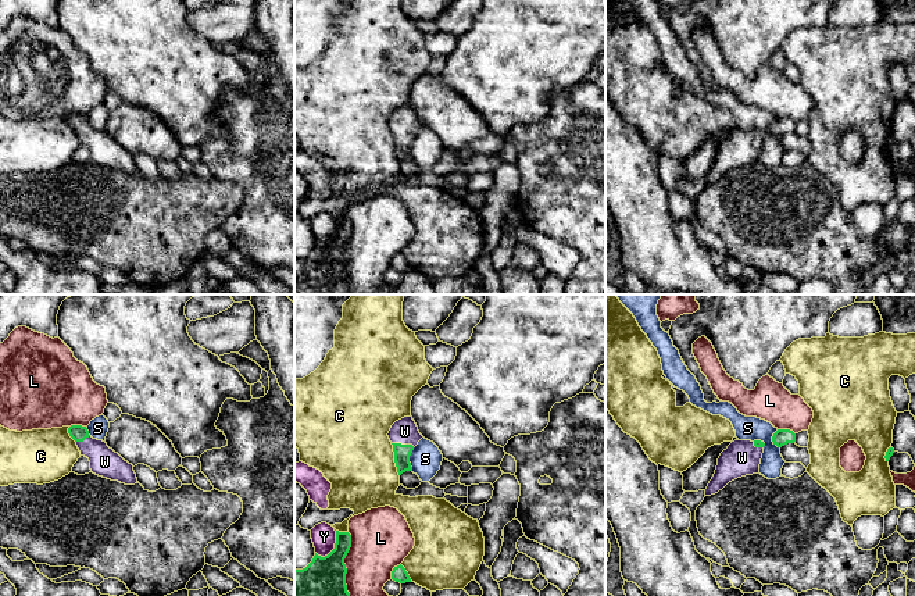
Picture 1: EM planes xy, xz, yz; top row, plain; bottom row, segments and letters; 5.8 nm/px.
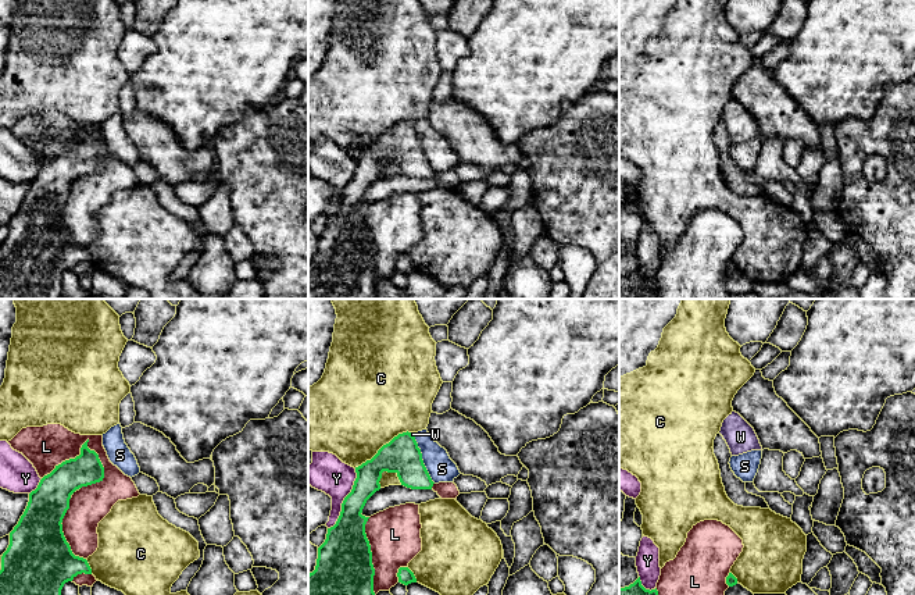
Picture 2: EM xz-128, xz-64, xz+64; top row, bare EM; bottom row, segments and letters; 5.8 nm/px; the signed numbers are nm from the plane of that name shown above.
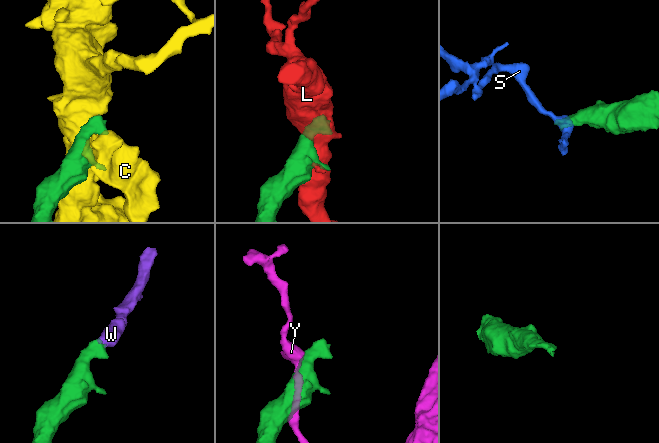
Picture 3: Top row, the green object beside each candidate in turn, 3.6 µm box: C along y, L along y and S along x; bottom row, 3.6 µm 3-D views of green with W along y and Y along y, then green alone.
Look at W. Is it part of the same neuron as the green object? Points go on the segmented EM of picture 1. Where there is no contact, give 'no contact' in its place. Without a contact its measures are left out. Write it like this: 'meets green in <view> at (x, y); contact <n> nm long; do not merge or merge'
meets green in xz at (403, 445); contact 140 nm long; merge

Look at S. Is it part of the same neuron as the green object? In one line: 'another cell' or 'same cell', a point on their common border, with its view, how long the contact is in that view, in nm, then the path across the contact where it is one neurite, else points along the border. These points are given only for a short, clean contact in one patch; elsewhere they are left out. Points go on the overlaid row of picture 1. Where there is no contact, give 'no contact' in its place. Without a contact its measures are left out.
another cell; contact xz (408, 459); length 140 nm; border xz (414, 448), (410, 456), (411, 470)

